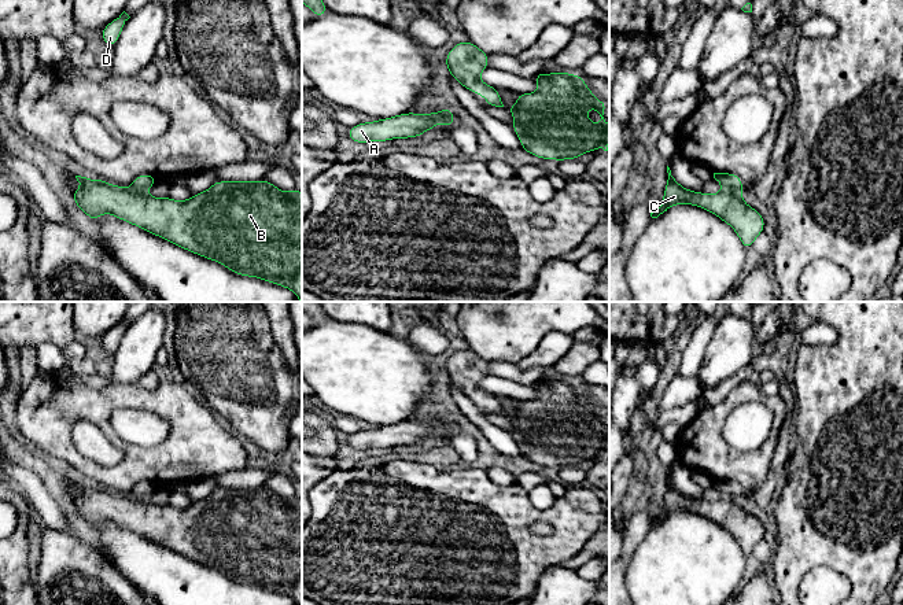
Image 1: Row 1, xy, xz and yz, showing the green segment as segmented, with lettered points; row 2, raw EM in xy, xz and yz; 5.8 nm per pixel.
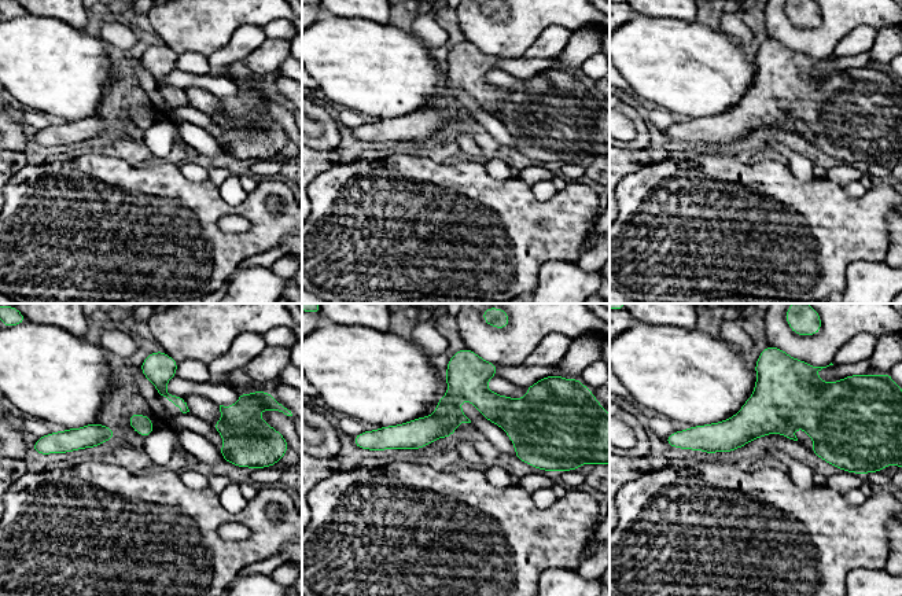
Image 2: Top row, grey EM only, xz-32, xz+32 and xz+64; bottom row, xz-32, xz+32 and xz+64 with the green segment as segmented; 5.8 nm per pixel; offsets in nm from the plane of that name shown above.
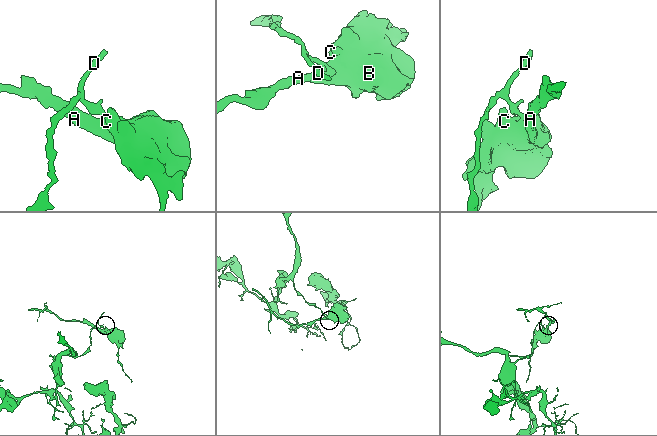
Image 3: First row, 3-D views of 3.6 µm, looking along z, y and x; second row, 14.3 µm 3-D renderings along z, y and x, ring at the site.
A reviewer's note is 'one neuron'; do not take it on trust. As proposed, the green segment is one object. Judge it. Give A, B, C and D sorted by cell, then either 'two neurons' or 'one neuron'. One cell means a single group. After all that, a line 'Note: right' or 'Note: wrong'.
A B C / D | two neurons
Note: wrong

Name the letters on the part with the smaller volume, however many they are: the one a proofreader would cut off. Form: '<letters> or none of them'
A, B, C

